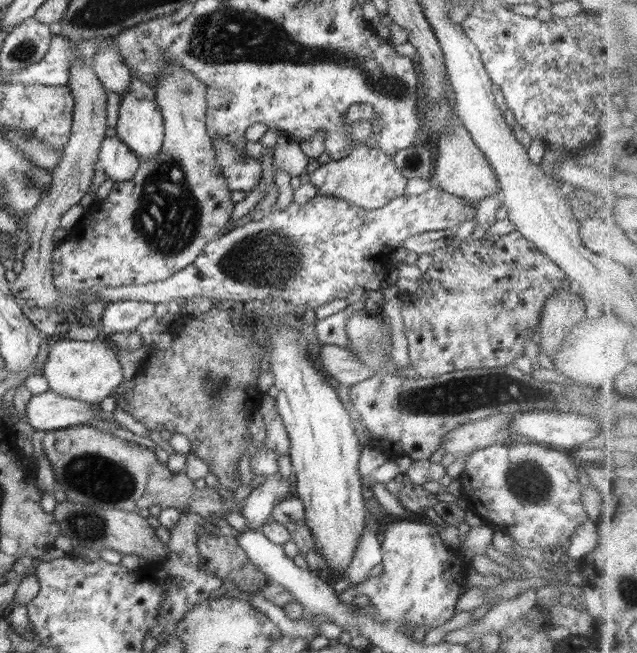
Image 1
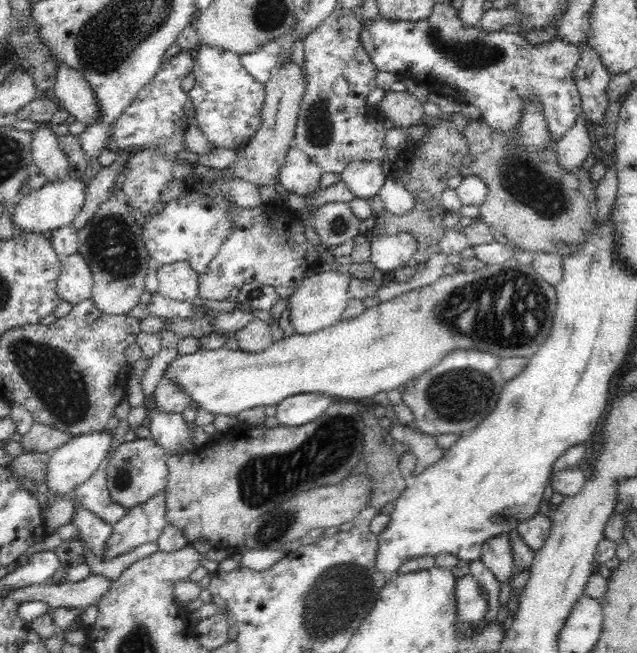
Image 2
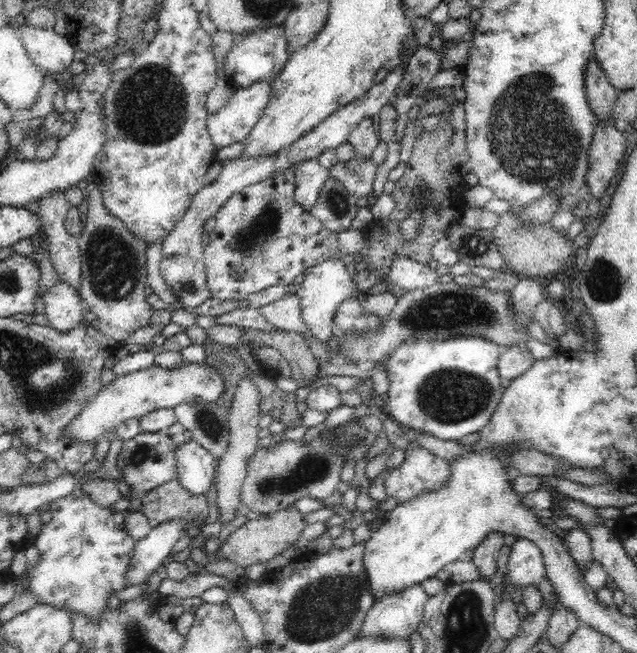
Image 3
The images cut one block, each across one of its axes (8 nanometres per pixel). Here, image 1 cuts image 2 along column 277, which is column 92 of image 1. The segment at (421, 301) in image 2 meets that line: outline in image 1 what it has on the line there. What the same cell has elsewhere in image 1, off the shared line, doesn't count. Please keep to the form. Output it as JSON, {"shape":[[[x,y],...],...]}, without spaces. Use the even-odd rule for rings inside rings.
{"shape":[[[101,337],[92,341],[60,339],[50,346],[42,375],[48,380],[50,391],[82,402],[99,404],[106,396],[116,394],[126,385],[118,353],[109,341]]]}

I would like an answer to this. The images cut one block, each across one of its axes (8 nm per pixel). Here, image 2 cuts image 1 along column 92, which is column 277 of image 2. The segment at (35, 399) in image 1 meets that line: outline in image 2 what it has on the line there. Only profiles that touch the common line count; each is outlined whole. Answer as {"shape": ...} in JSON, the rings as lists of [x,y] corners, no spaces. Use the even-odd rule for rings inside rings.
{"shape":[[[295,394],[277,404],[275,416],[280,425],[297,427],[323,415],[323,412],[337,400],[327,394]]]}

